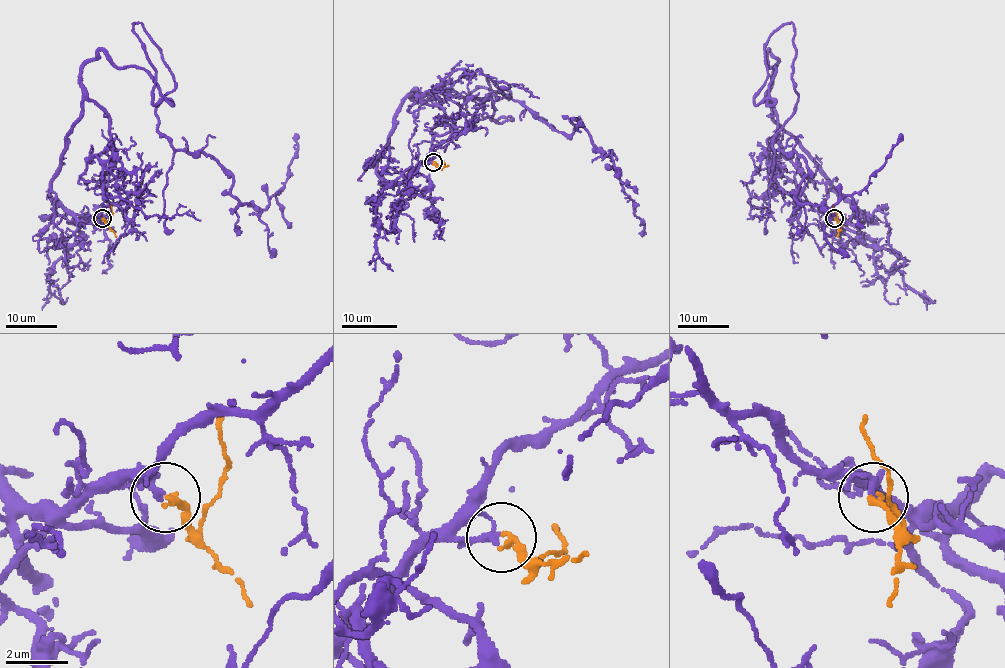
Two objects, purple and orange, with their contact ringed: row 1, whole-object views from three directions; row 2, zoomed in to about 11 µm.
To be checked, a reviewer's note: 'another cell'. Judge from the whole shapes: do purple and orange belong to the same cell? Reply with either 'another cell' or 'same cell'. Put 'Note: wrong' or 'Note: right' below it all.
same cell
Note: wrong

